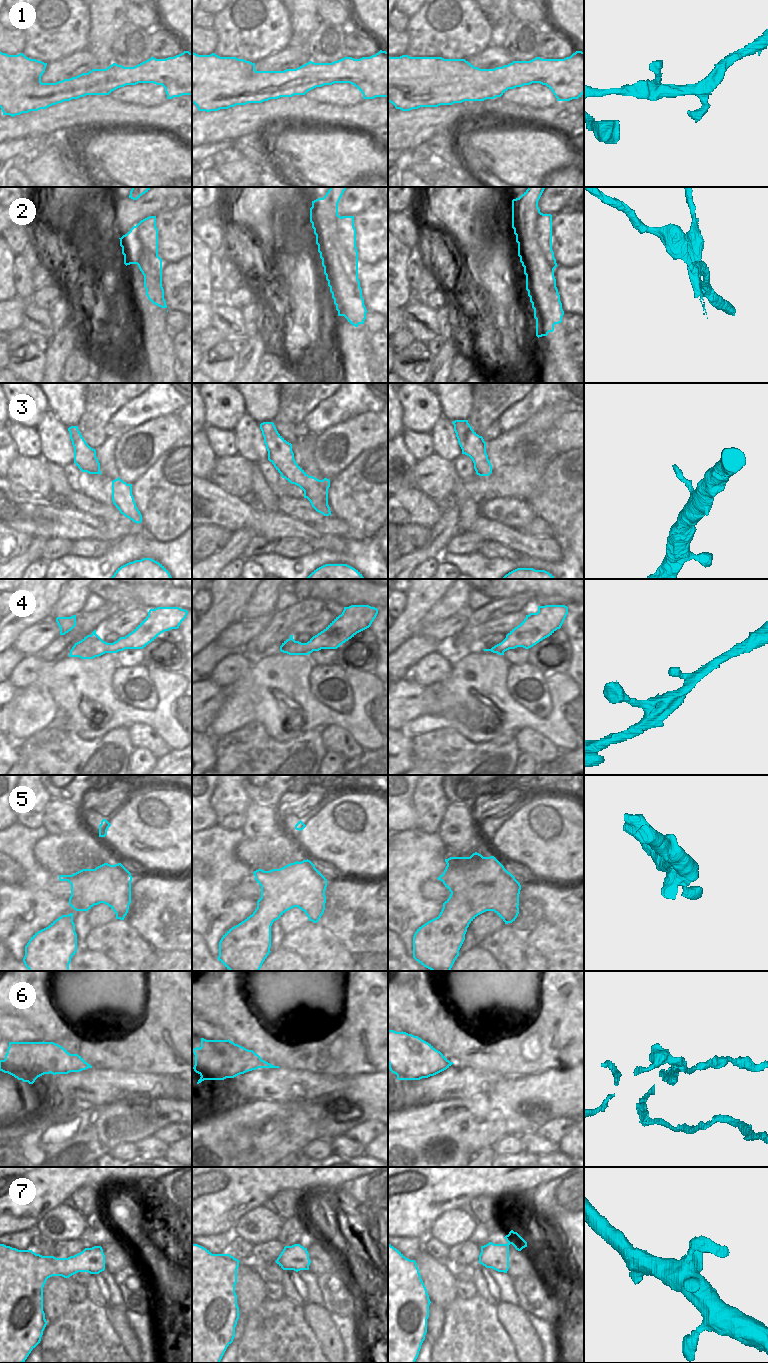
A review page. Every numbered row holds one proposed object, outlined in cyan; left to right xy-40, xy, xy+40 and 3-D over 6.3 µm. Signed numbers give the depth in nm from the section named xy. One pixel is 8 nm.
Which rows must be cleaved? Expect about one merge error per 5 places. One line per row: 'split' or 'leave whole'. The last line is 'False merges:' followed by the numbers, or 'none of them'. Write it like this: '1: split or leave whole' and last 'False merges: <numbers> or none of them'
1: leave whole
2: split
3: leave whole
4: leave whole
5: split
6: split
7: leave whole
False merges: 2, 5, 6

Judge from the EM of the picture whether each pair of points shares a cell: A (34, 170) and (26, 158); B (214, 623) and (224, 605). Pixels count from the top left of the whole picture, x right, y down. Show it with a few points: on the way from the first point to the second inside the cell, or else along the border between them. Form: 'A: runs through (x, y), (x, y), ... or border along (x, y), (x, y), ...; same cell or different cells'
A: border along (39, 151), (39, 154), (25, 168), (25, 176); different cells
B: runs through (216, 619), (224, 609); same cell

